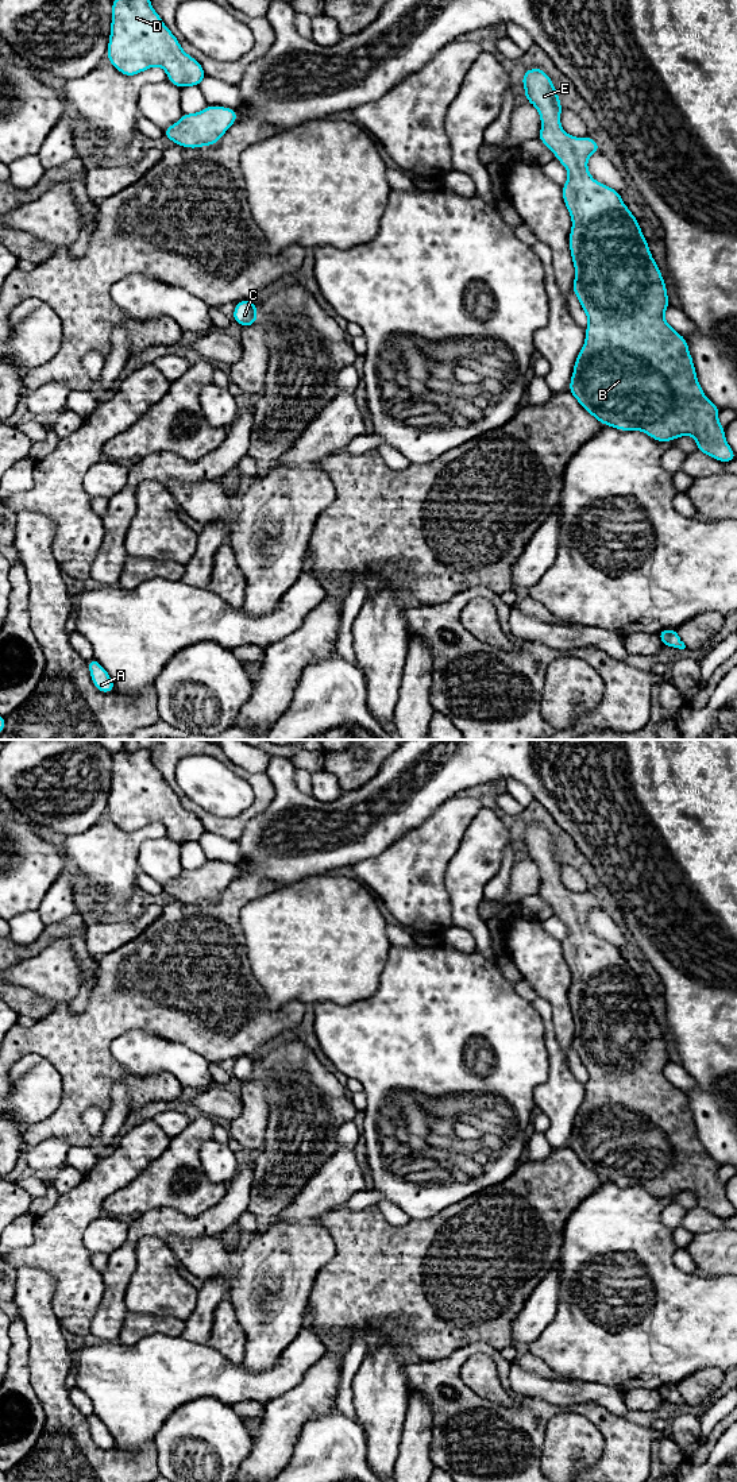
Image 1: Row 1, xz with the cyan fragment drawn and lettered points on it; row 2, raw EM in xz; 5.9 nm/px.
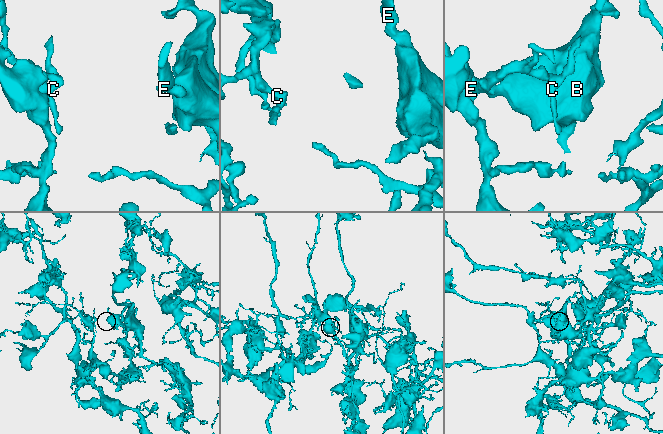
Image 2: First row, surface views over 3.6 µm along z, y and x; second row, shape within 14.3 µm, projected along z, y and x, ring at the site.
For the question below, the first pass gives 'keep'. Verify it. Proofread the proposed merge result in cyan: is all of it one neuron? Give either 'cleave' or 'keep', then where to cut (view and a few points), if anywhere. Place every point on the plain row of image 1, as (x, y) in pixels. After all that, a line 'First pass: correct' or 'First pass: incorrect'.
keep; no cut
First pass: correct

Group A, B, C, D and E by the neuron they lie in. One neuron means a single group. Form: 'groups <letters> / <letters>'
groups A B C D E

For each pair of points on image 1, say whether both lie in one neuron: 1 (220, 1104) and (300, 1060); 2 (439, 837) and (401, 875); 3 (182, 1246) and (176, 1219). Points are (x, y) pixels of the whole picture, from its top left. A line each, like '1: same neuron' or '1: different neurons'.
1: different neurons
2: same neuron
3: different neurons

